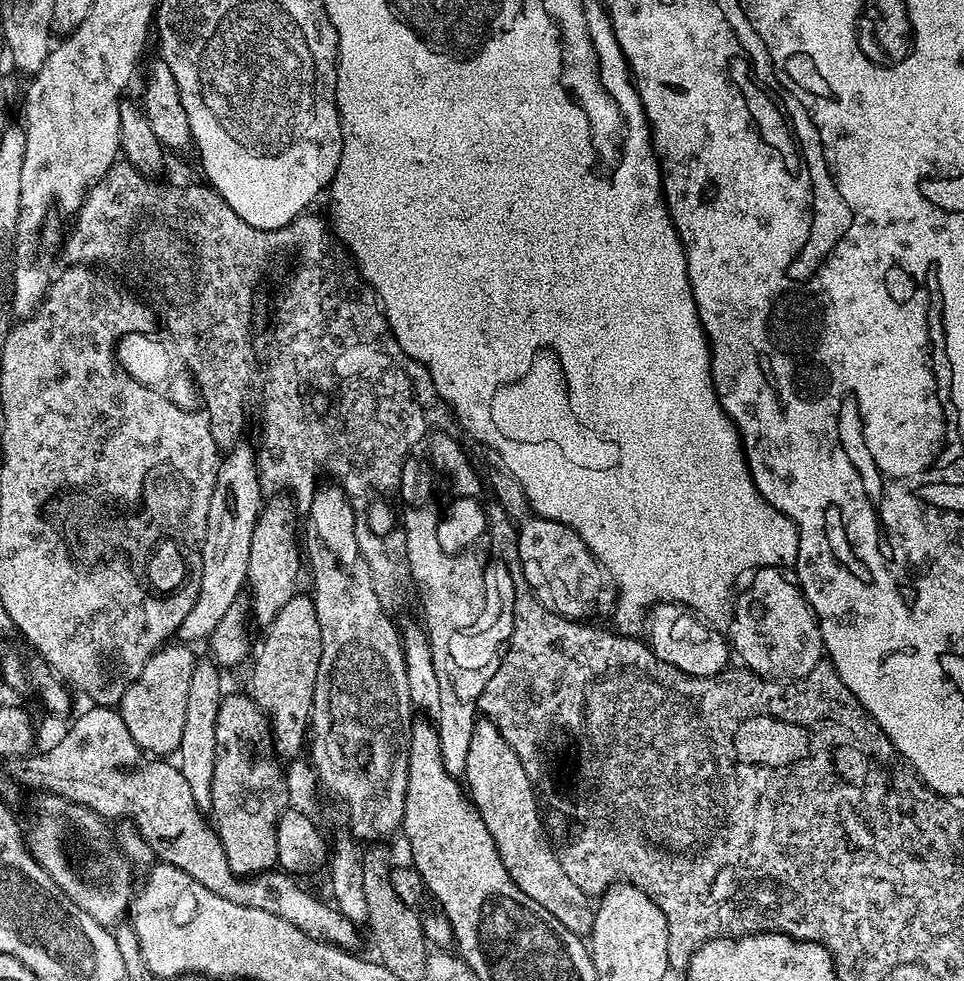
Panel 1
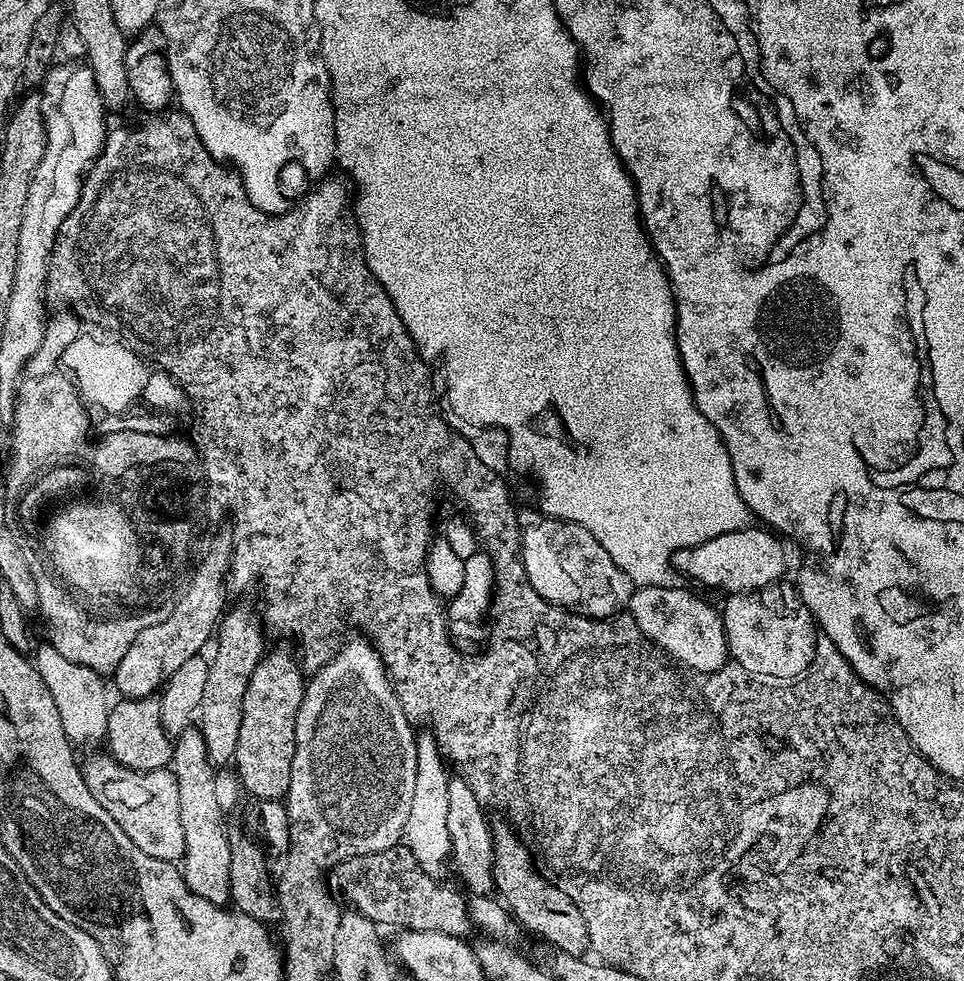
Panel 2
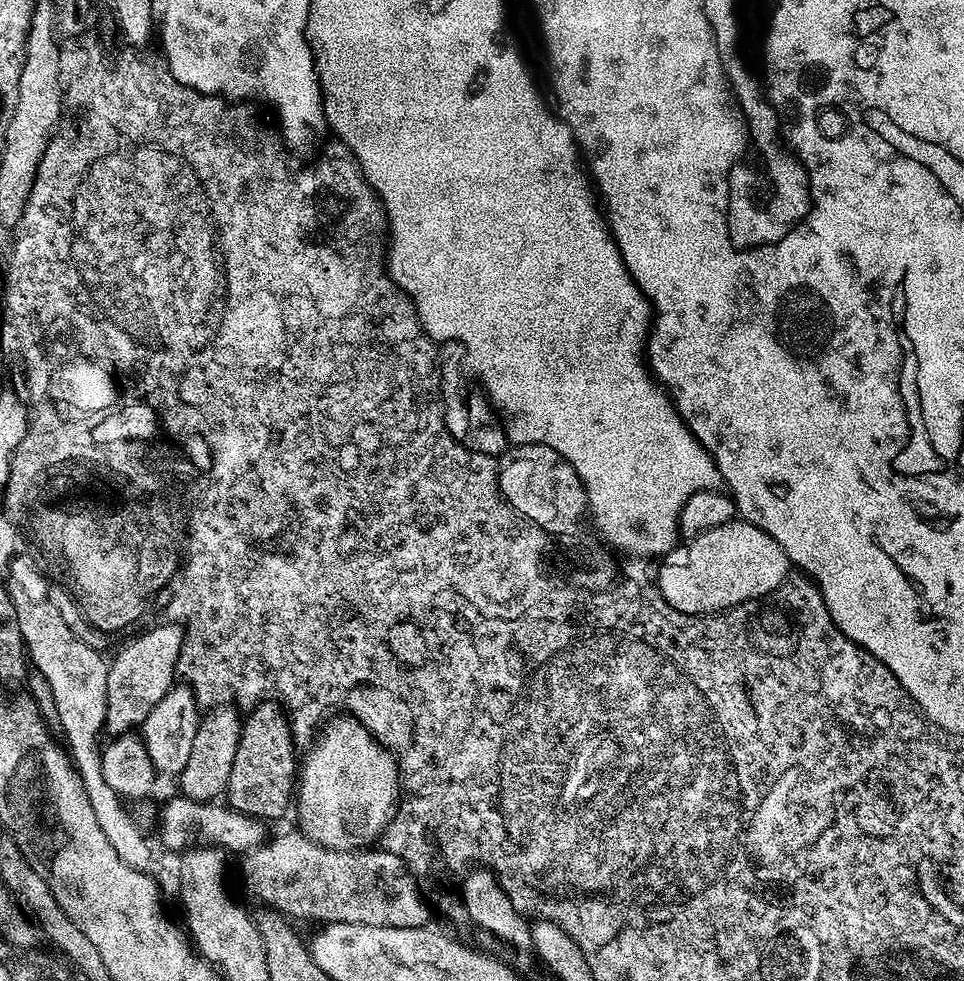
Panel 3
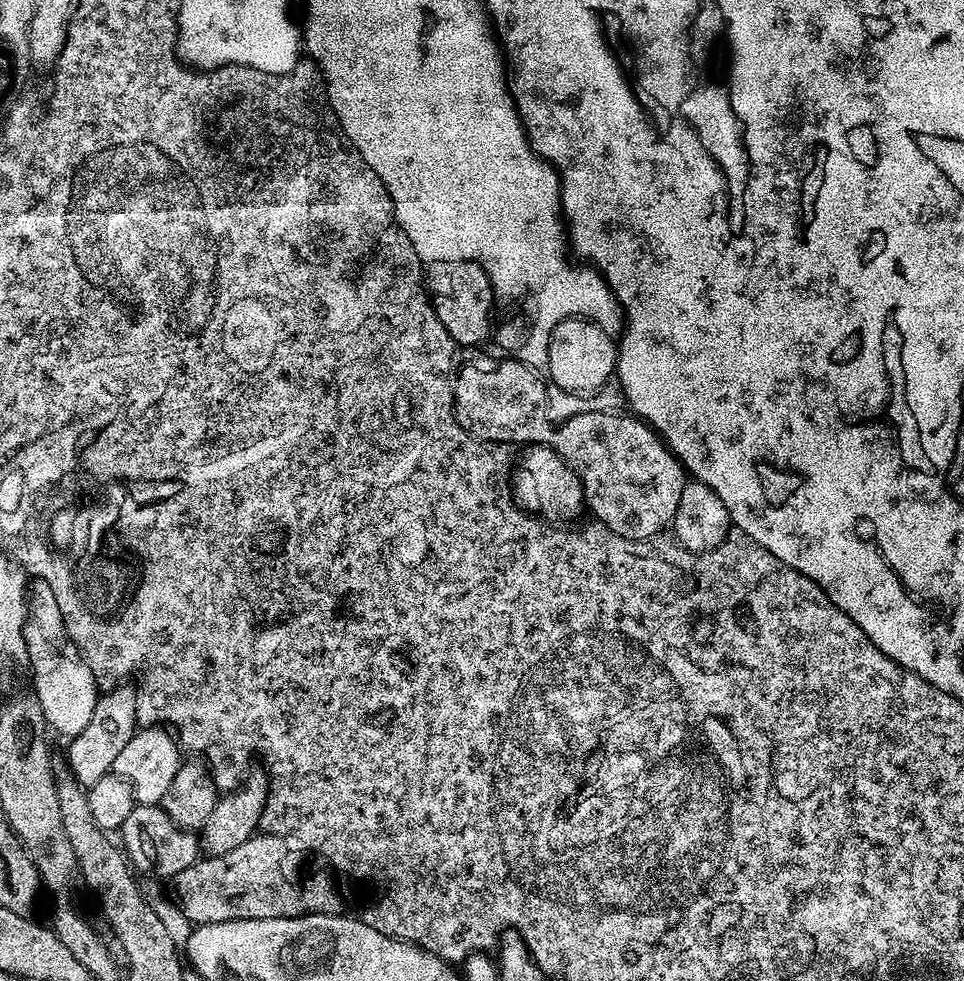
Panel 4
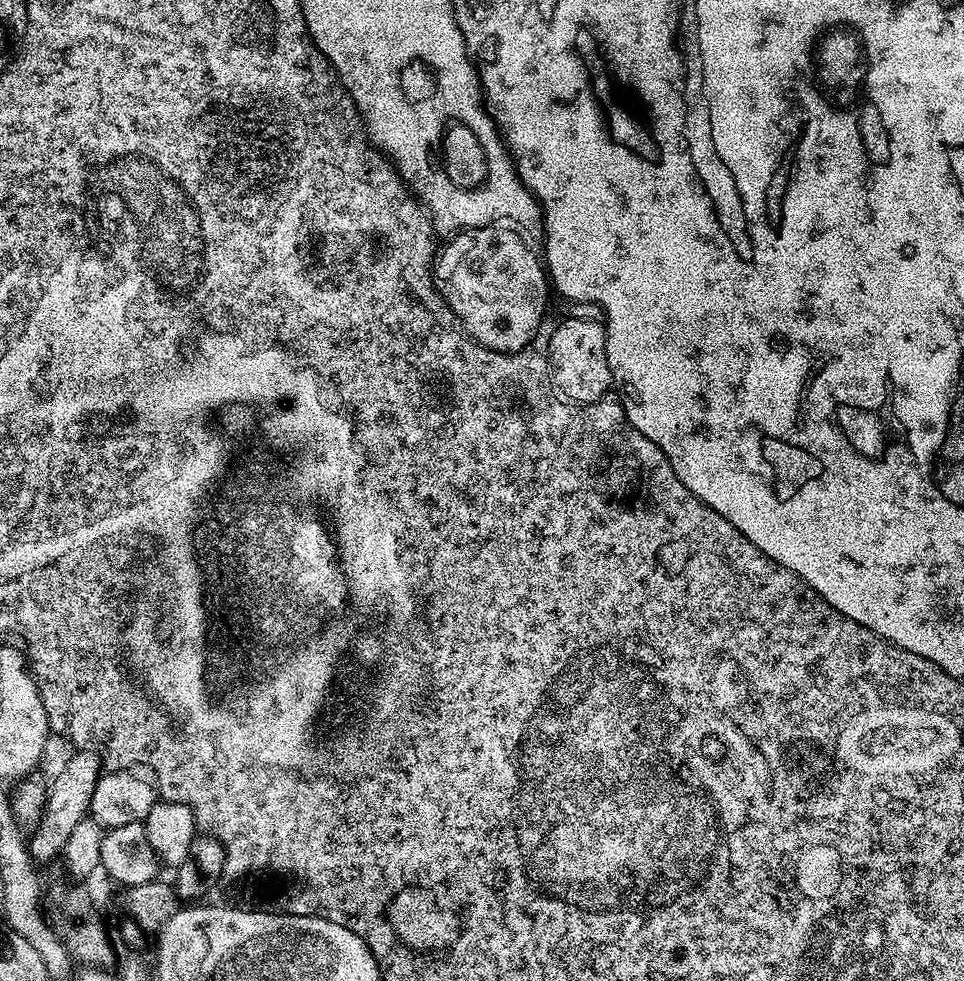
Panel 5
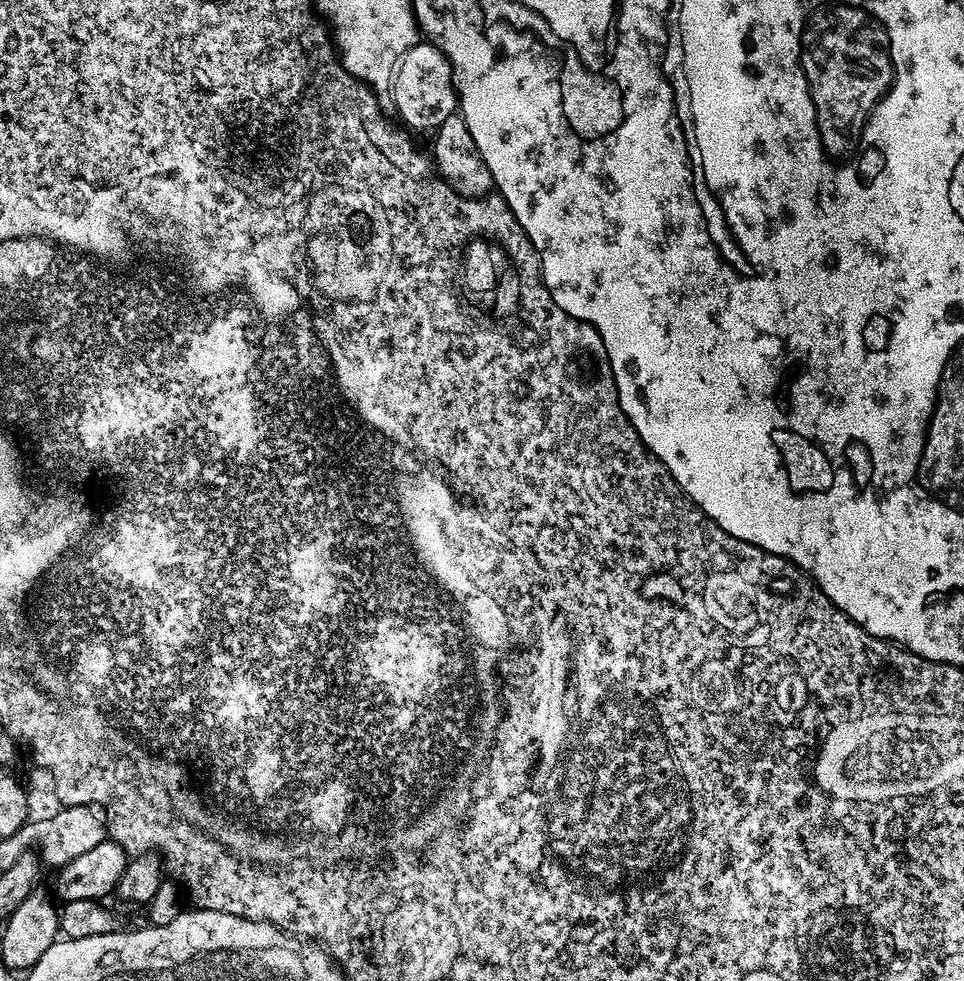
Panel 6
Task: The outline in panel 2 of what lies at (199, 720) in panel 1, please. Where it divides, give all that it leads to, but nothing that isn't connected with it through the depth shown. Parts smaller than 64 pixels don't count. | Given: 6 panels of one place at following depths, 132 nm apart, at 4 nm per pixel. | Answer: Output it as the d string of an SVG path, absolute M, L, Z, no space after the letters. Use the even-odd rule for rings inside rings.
M193 726L182 730L180 736L175 737L172 745L172 763L170 771L178 782L178 807L182 814L182 834L184 835L184 854L182 857L182 871L184 881L198 898L206 898L211 904L227 905L230 900L230 842L229 829L224 828L224 808L220 805L220 788L216 785L217 769L210 762L206 754L206 742L202 738L199 727Z

